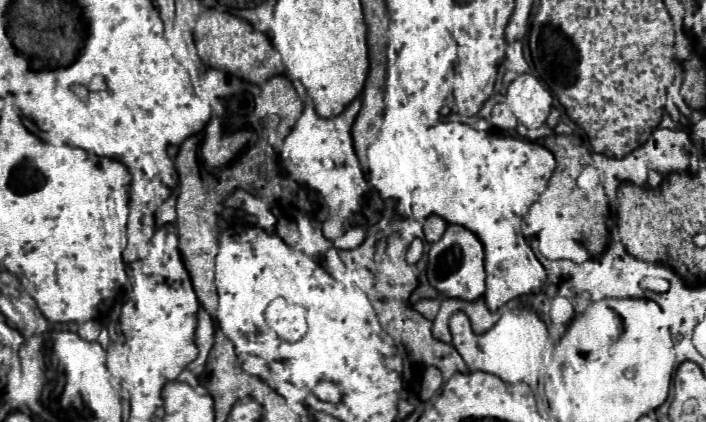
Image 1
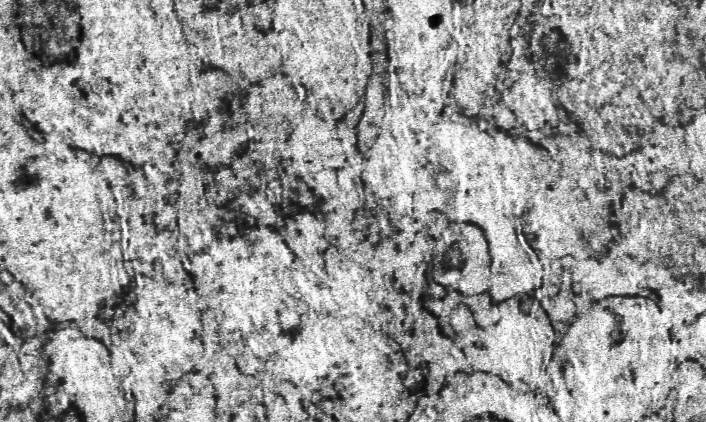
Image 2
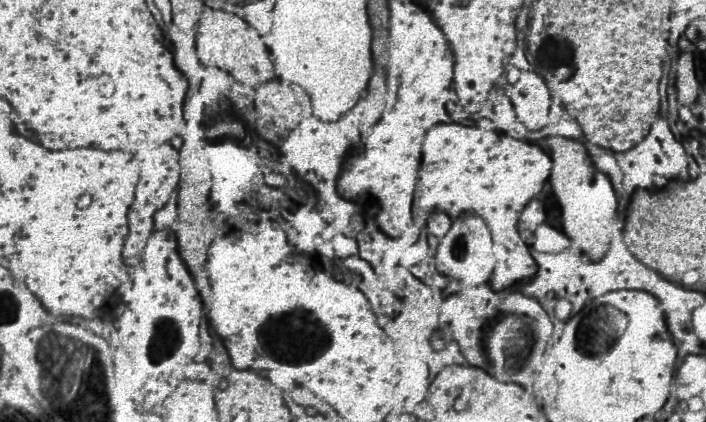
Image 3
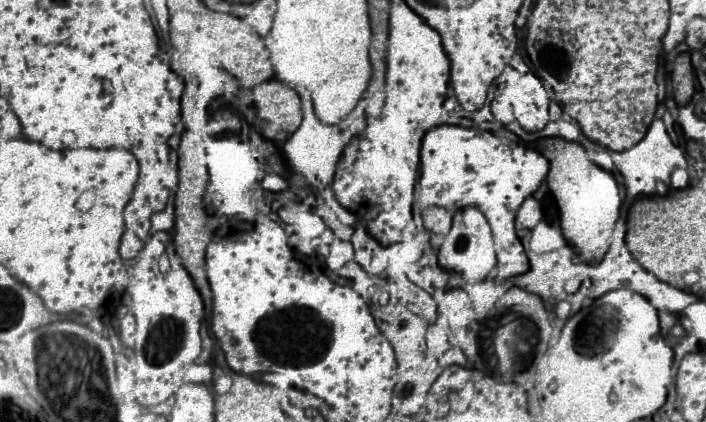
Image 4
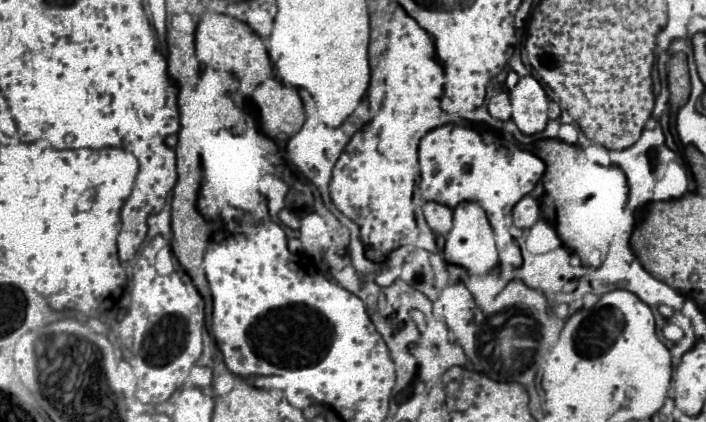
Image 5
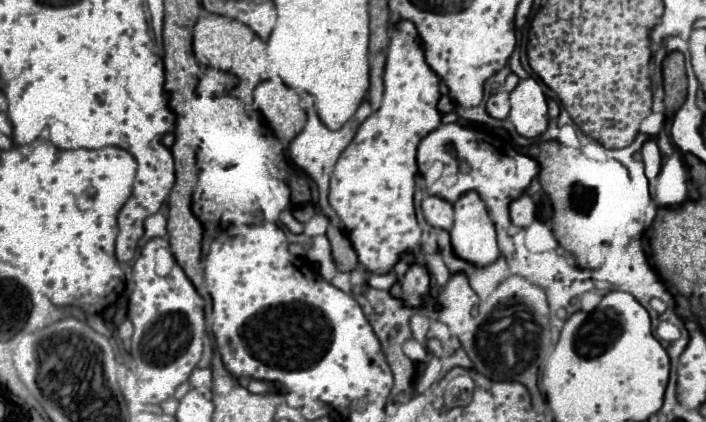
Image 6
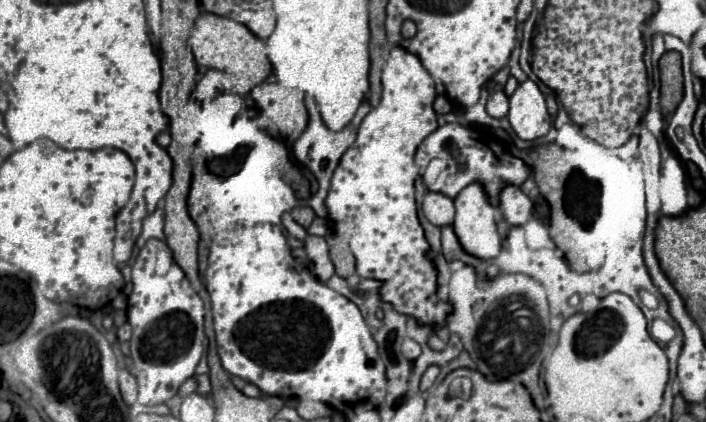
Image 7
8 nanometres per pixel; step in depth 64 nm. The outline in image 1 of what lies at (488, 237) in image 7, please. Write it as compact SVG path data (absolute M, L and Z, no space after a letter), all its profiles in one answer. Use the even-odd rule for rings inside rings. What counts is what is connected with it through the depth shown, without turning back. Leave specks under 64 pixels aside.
M450 224L442 238L430 246L428 252L428 282L434 290L438 290L446 298L460 300L478 300L486 288L486 272L484 272L484 246L480 240L468 232L464 226Z

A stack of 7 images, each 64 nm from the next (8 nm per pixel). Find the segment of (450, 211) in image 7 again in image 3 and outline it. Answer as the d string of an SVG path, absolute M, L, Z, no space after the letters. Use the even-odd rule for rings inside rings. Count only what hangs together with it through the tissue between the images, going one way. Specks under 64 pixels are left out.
M432 210L430 214L426 214L424 218L424 230L428 234L434 234L438 238L442 238L448 228L452 226L452 218L446 214L446 212L440 212L440 210Z

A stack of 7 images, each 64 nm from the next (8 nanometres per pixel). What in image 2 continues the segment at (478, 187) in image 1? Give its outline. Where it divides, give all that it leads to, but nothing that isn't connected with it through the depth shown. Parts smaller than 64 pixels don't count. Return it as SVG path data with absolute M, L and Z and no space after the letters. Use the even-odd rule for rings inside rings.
M442 120L440 130L442 138L438 146L450 158L450 174L440 174L436 184L416 192L414 216L418 218L428 212L440 212L450 222L472 222L484 228L492 252L492 274L486 290L492 300L504 300L540 286L542 264L520 226L536 192L548 186L552 168L548 152L522 136L512 136L500 130L482 130L474 122L460 124Z

